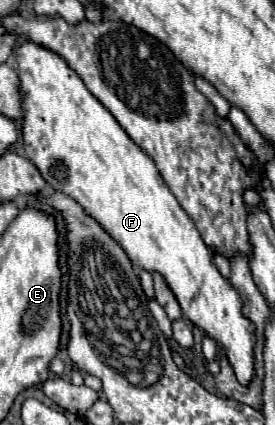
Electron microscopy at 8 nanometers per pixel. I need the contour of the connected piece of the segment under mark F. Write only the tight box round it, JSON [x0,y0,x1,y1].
[16,41,254,385]

